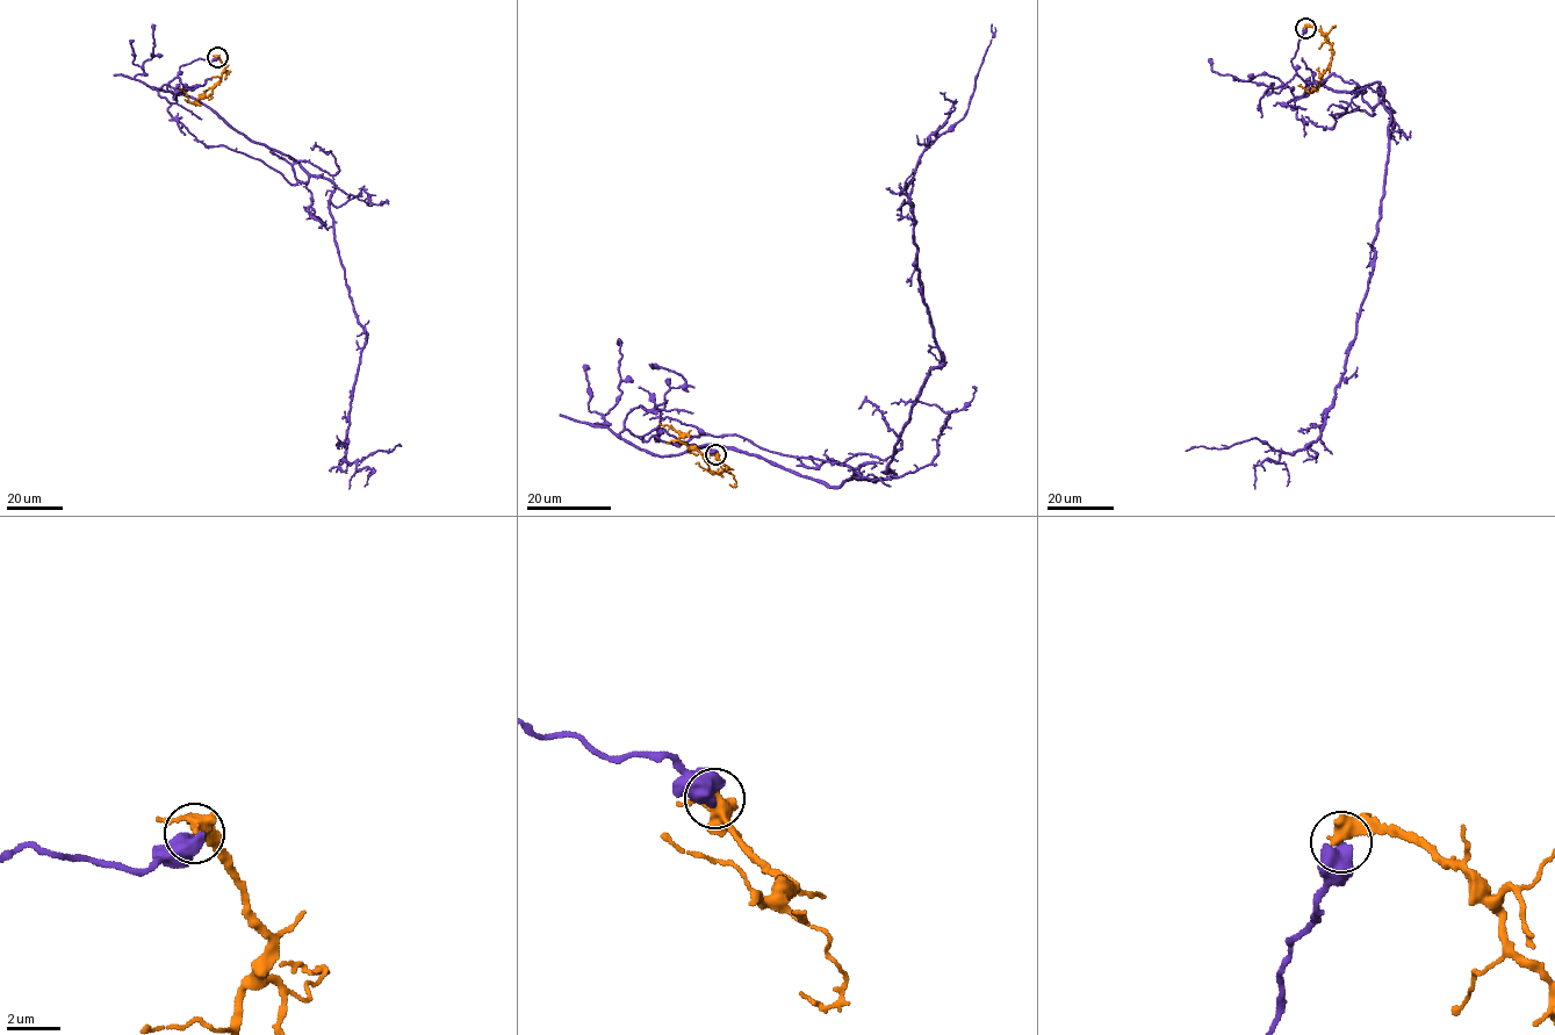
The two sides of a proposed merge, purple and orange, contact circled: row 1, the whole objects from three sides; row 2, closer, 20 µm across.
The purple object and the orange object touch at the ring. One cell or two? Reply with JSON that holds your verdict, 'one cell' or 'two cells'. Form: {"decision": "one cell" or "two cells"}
{"decision": "two cells"}

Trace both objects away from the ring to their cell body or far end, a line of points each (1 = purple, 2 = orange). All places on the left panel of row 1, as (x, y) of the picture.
1: (216, 57), (153, 88), (198, 100), (333, 184), (333, 239), (367, 335), (345, 458), (398, 445)
2: (216, 57), (224, 70), (211, 93), (192, 103), (179, 87)

